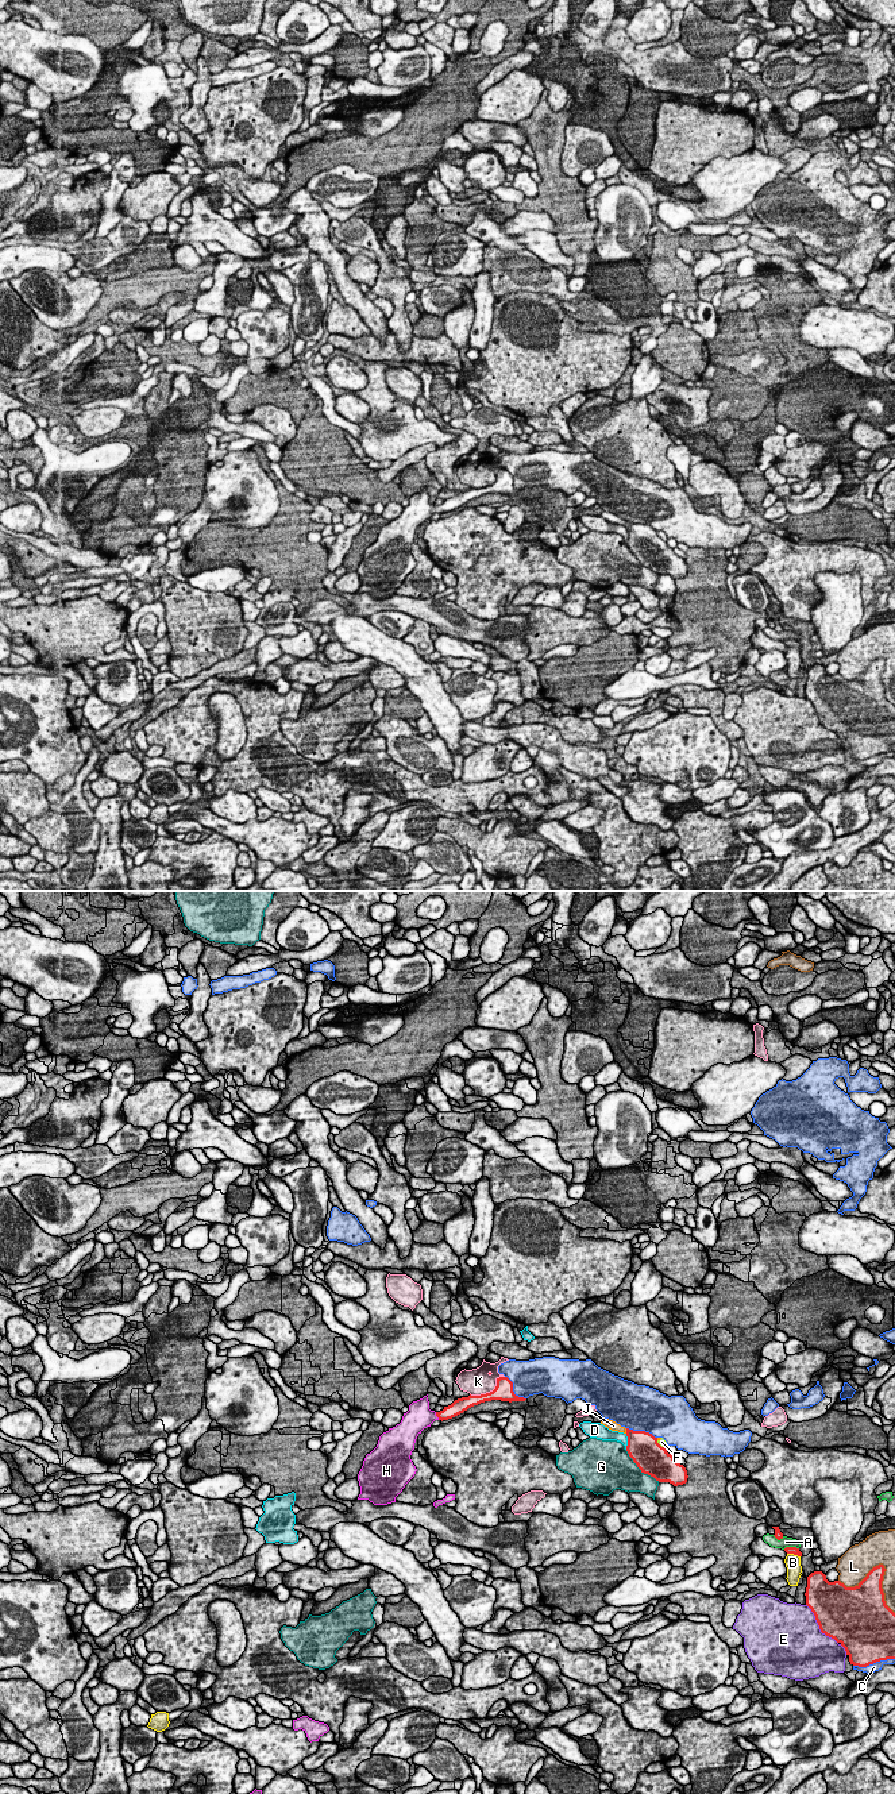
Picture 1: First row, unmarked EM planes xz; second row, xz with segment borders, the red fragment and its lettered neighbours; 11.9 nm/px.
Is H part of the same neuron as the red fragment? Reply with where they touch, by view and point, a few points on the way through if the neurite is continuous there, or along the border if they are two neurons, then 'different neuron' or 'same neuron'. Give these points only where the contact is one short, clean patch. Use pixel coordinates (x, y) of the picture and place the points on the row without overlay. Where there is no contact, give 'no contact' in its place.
contact xz (436, 508); way xz (455, 501), (444, 508), (436, 508), (419, 509); same neuron

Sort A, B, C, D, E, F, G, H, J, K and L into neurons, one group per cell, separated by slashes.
A / B / C / D / E / F J / G / H / K / L

